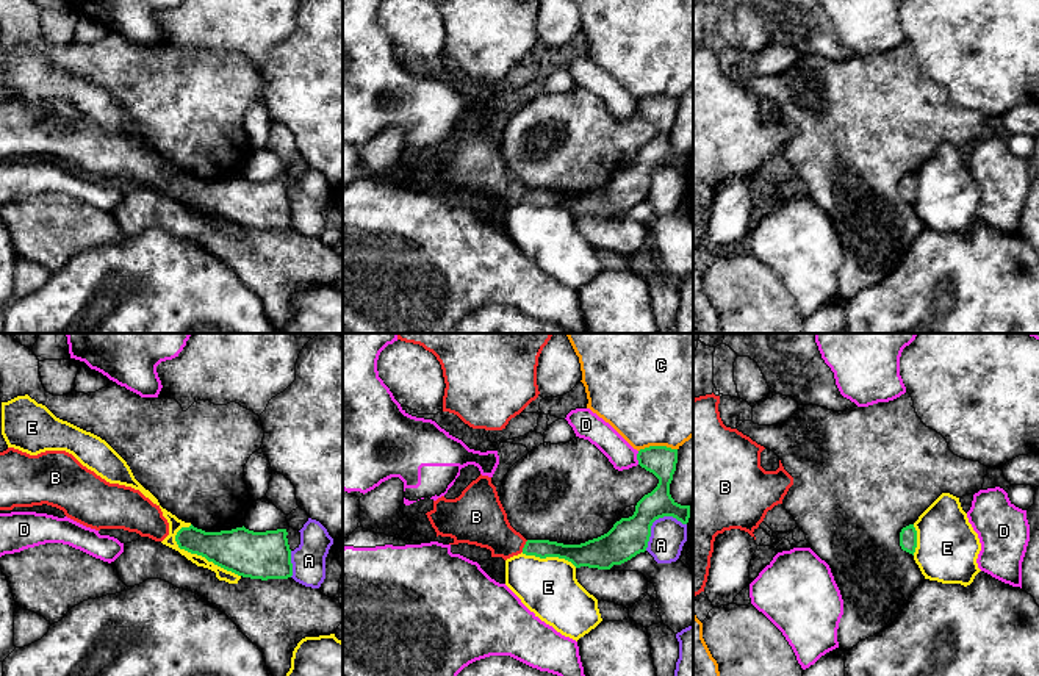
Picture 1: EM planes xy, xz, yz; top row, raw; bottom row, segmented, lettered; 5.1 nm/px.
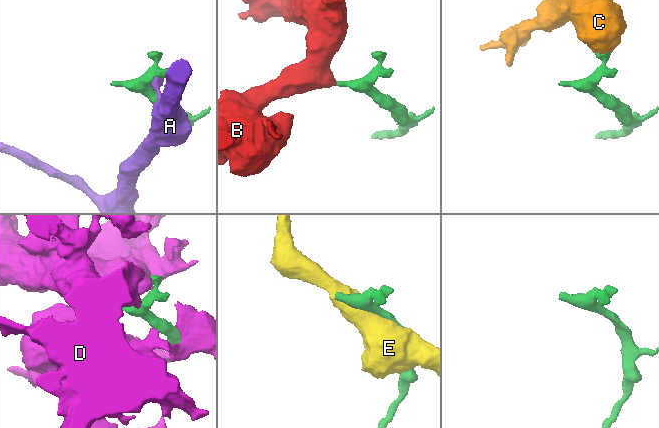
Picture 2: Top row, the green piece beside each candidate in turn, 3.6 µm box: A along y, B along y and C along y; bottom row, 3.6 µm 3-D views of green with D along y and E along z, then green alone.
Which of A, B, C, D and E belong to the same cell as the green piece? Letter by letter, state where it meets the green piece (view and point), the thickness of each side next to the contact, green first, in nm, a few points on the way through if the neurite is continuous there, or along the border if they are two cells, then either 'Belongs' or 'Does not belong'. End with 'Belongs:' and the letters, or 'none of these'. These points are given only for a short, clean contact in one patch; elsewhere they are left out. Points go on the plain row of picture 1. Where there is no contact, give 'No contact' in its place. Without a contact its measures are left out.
A: Touches green at xz (656, 168). Thickness 200 nm (green) against 180 nm. Does not belong
B: Touches green at xz (524, 196). Thickness 100 nm (green) against 240 nm. Path across: xz (540, 197), (524, 196), (504, 191), (484, 172). Belongs
C: Touches green at xz (657, 96). Thickness 160 nm (green) against 500 nm. Boundary: xz (676, 97), (645, 96), (639, 100). Does not belong
D: Touches green at xz (637, 107). Thickness 160 nm (green) against 140 nm. Does not belong
E: Touches green at xy (202, 205). Thickness 240 nm (green) against 70 nm. Does not belong
Belongs: B

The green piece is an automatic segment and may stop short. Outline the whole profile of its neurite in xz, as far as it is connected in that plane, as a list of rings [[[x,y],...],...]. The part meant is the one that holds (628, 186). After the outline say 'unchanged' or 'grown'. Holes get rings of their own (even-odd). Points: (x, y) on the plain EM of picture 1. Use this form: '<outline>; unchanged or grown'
[[[649,95],[638,100],[637,110],[659,128],[657,136],[637,152],[632,166],[621,167],[607,183],[581,194],[526,189],[510,175],[491,127],[482,124],[458,147],[441,146],[433,150],[433,158],[426,164],[437,186],[454,189],[449,194],[476,194],[504,210],[523,202],[540,208],[565,208],[576,218],[610,219],[646,200],[656,169],[673,166],[687,174],[690,167],[690,155],[678,153],[670,144],[678,99]]]; grown

